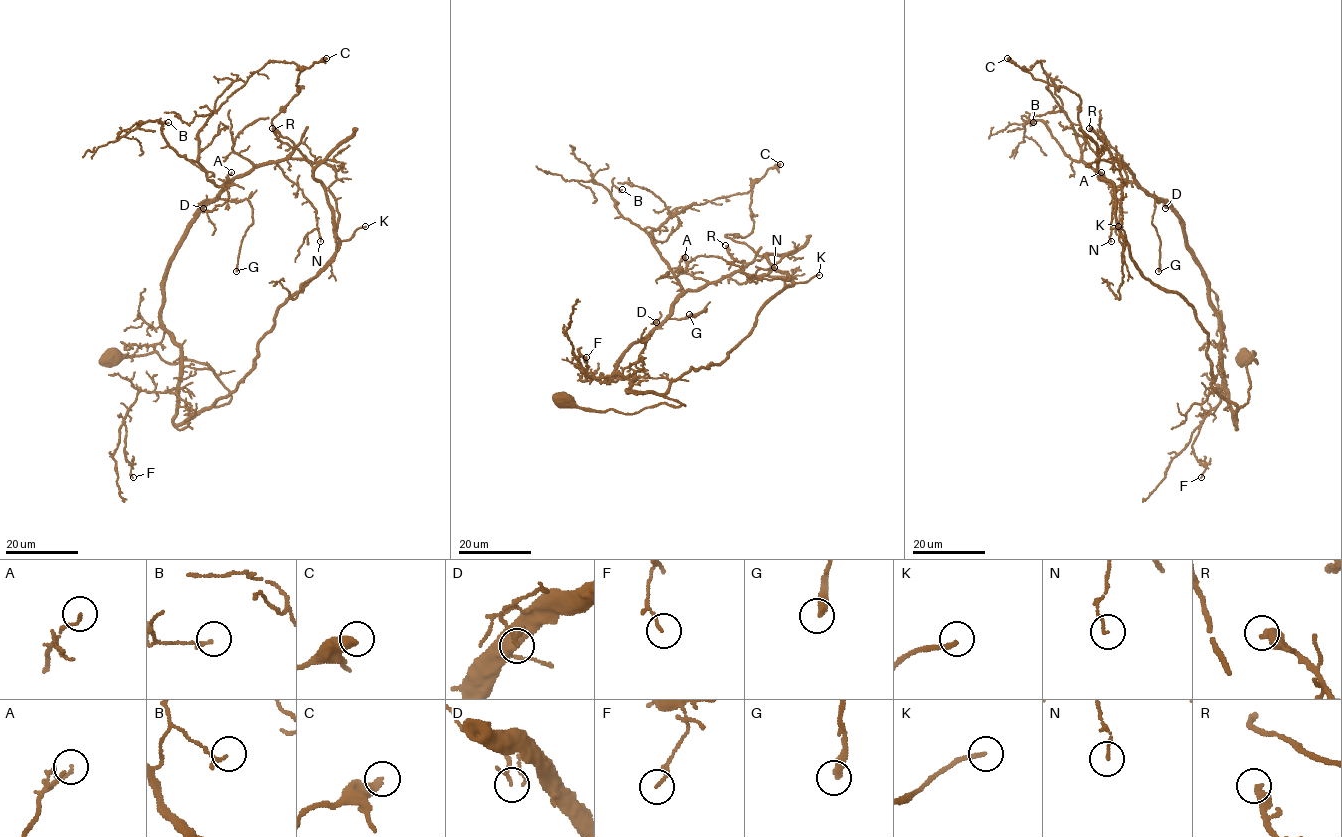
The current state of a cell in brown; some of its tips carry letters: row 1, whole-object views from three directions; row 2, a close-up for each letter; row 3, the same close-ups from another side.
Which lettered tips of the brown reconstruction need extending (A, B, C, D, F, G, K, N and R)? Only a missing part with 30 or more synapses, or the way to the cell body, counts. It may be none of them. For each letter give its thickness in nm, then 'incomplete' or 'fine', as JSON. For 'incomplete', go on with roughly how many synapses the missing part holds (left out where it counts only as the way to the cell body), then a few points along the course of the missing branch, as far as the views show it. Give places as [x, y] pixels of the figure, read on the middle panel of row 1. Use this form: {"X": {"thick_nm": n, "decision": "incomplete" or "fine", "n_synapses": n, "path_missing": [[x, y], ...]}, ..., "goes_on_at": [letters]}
{"A": {"thick_nm": 110, "decision": "fine"}, "B": {"thick_nm": 180, "decision": "fine"}, "C": {"thick_nm": 420, "decision": "fine"}, "D": {"thick_nm": 150, "decision": "fine"}, "F": {"thick_nm": 130, "decision": "fine"}, "G": {"thick_nm": 360, "decision": "fine"}, "K": {"thick_nm": 180, "decision": "fine"}, "N": {"thick_nm": 100, "decision": "fine"}, "R": {"thick_nm": 460, "decision": "fine"}, "goes_on_at": []}

